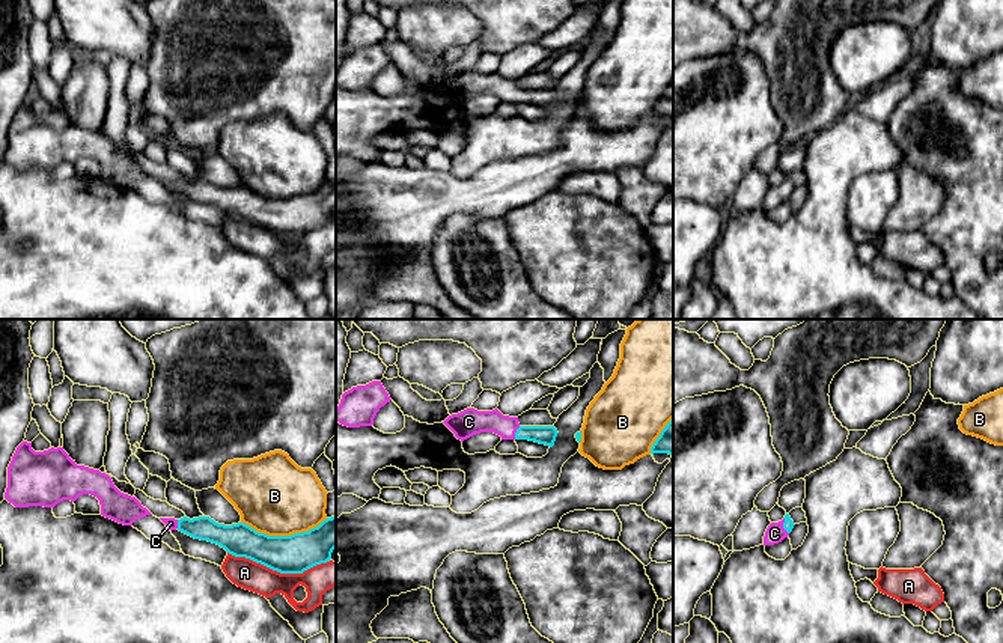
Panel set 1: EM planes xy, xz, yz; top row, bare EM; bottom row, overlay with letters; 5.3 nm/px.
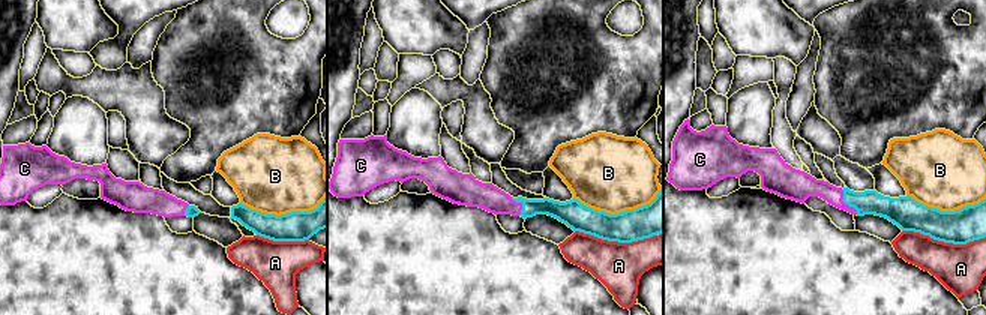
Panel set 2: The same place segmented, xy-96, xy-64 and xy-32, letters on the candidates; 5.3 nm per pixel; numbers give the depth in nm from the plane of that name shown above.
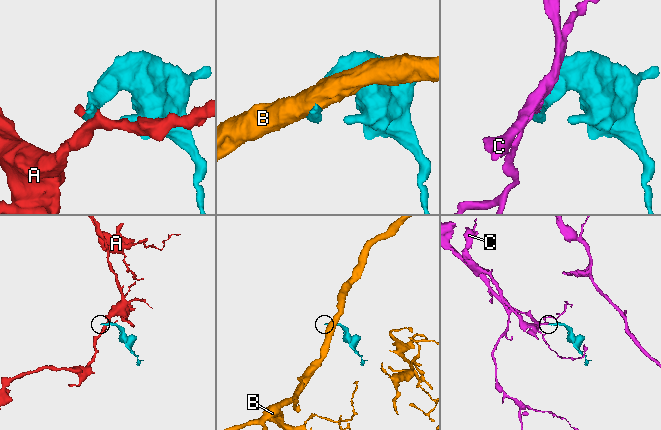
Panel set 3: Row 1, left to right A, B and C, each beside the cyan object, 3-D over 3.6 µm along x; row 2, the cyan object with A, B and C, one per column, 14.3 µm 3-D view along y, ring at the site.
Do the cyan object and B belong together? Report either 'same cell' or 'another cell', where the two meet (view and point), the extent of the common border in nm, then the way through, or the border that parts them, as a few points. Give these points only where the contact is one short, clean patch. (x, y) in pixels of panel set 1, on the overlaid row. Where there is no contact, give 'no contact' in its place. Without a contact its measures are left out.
another cell | xy (283, 536) | 460 nm

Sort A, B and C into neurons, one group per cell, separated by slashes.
A / B / C

